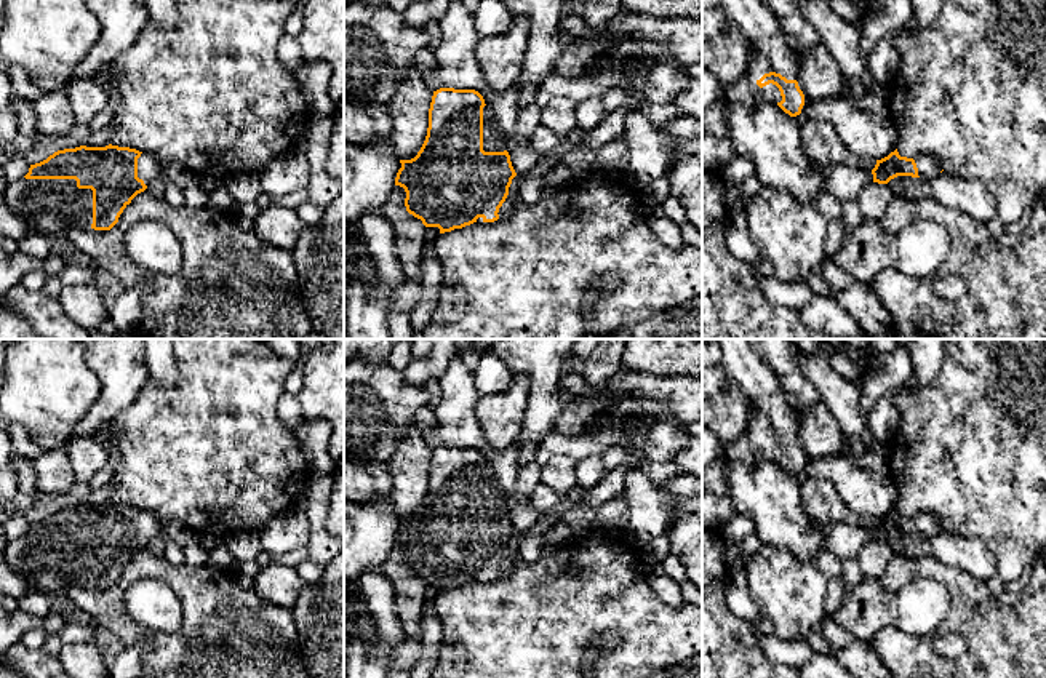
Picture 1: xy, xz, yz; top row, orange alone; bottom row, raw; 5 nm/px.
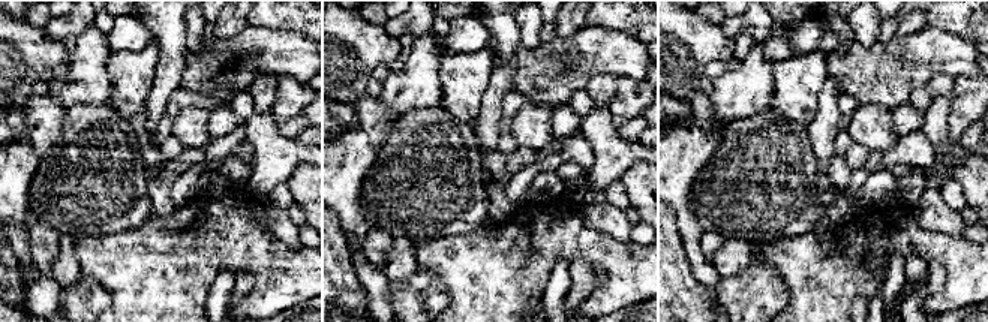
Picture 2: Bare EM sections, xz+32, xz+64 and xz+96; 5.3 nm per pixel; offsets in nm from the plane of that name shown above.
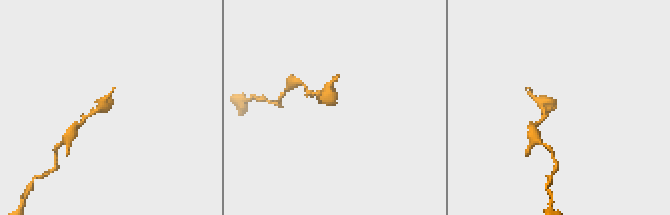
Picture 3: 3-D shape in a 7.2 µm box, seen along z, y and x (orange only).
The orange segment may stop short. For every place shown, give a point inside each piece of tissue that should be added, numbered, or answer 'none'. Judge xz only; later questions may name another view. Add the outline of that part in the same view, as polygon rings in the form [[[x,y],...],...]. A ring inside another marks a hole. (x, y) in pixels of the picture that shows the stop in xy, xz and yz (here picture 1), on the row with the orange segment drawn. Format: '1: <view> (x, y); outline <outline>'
1: xz (495, 139); outline [[[489,106],[483,107],[483,150],[504,152],[507,150],[507,136],[501,130],[494,112]]]
2: xz (509, 203); outline [[[507,197],[505,201],[502,203],[502,206],[499,208],[499,213],[497,213],[499,214],[499,219],[509,217],[509,214],[513,209],[513,206],[515,206],[513,198]]]

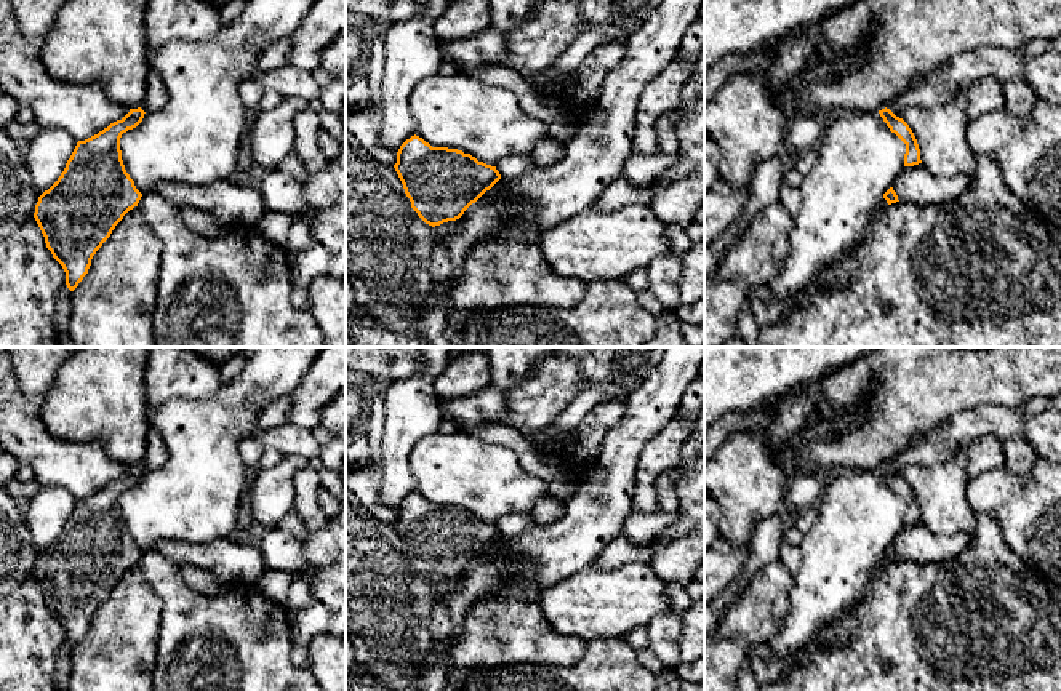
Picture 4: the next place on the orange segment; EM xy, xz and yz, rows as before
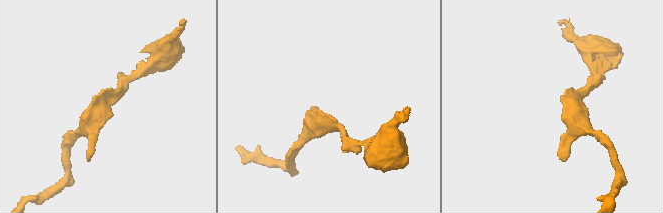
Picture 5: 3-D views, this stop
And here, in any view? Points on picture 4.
none

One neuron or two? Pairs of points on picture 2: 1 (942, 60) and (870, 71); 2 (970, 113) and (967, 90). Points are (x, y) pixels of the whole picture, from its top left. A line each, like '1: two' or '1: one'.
1: one
2: one

